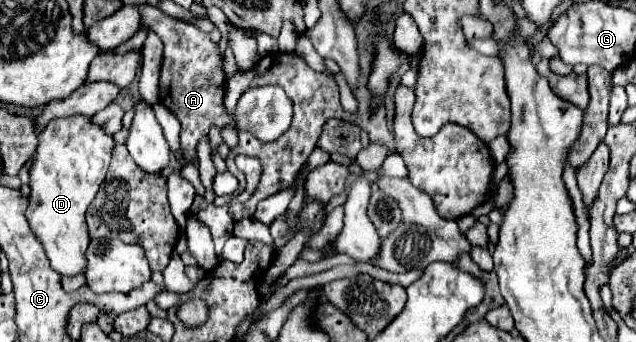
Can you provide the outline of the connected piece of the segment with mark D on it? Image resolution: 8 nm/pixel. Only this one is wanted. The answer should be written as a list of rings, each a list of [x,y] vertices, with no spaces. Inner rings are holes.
[[[68,116],[50,120],[38,136],[36,152],[30,160],[30,196],[26,220],[46,250],[46,256],[62,276],[78,274],[84,268],[84,250],[88,248],[88,232],[84,214],[104,182],[114,138],[92,124],[88,116]]]

